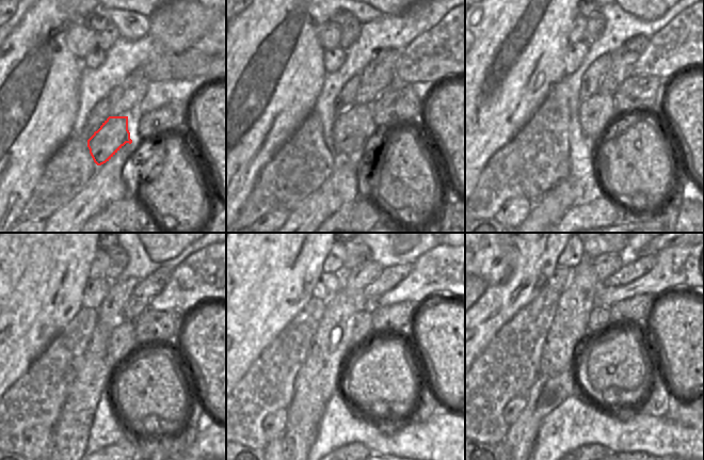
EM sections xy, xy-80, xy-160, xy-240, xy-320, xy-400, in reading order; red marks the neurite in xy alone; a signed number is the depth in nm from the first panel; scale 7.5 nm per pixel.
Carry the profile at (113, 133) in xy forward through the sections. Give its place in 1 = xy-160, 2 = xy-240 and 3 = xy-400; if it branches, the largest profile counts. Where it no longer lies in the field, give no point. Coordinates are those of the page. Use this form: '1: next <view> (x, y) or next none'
1: next xy-160 (596, 114)
2: next xy-240 (122, 339)
3: next xy-400 (600, 316)

